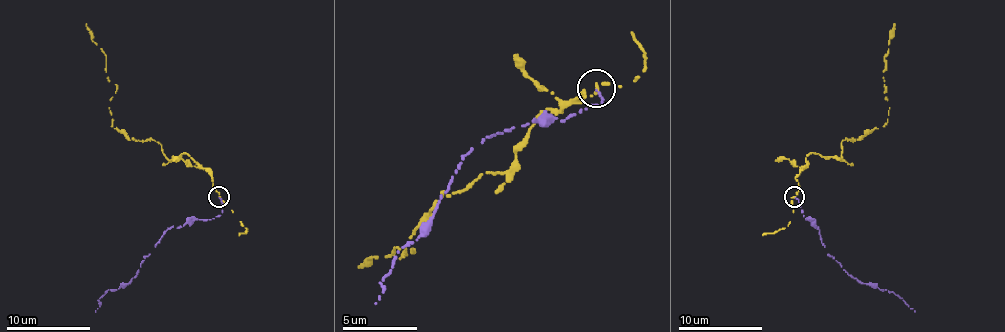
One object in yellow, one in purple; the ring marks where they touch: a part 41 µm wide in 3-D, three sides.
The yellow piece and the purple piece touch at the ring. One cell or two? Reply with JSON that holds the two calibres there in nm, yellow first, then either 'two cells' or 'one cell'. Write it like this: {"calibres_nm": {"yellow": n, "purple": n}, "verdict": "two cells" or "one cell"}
{"calibres_nm": {"yellow": 260, "purple": 140}, "verdict": "two cells"}

